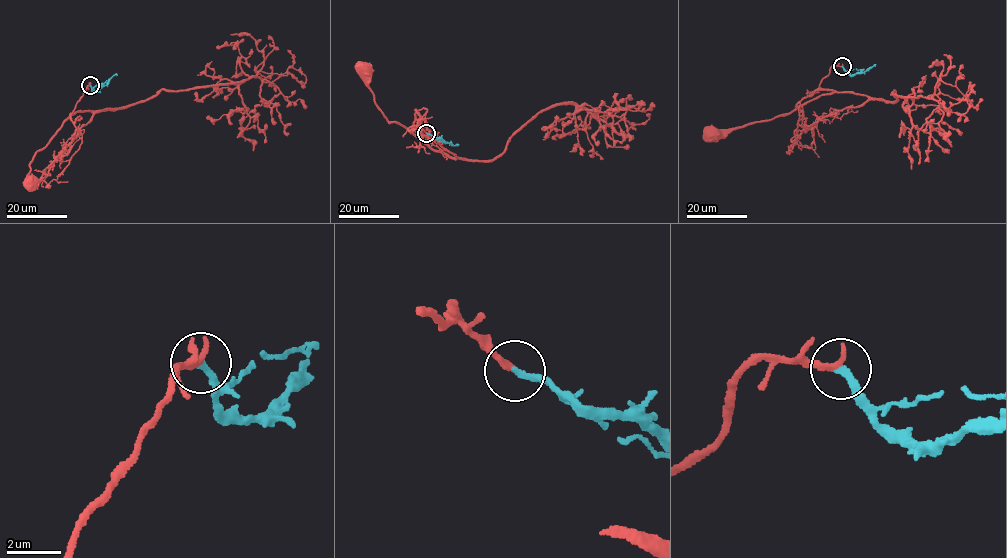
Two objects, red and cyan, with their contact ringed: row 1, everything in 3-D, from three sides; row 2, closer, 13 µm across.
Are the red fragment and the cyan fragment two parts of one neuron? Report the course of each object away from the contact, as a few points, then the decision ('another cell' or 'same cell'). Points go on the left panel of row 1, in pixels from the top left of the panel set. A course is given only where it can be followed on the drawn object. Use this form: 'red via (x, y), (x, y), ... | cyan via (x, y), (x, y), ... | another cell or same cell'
red via (90, 85), (73, 113), (45, 147), (37, 150), (26, 177), (29, 183) | cyan via (90, 85), (92, 91), (99, 91), (117, 74) | same cell

